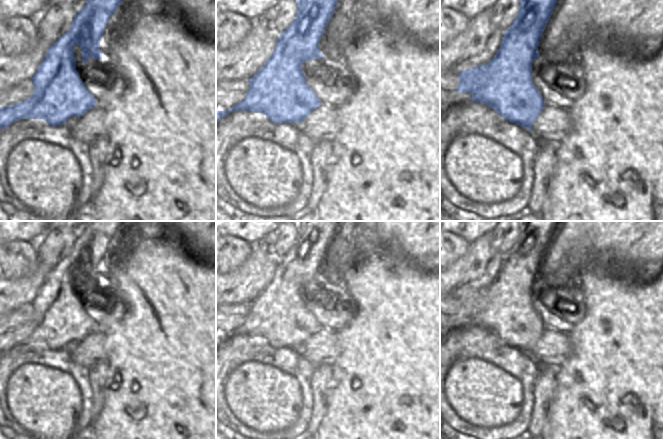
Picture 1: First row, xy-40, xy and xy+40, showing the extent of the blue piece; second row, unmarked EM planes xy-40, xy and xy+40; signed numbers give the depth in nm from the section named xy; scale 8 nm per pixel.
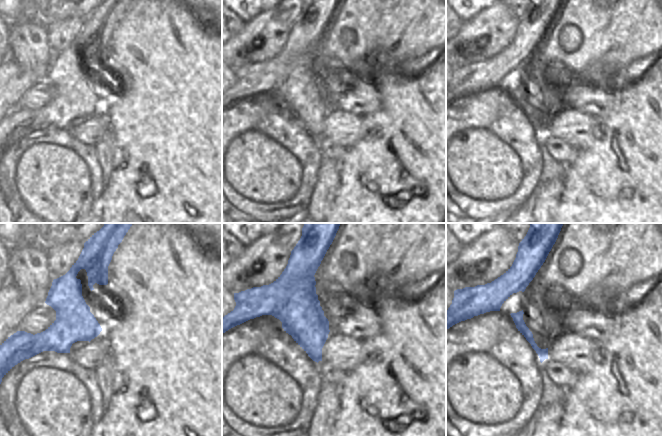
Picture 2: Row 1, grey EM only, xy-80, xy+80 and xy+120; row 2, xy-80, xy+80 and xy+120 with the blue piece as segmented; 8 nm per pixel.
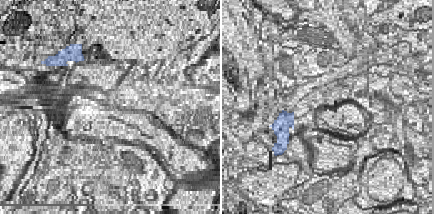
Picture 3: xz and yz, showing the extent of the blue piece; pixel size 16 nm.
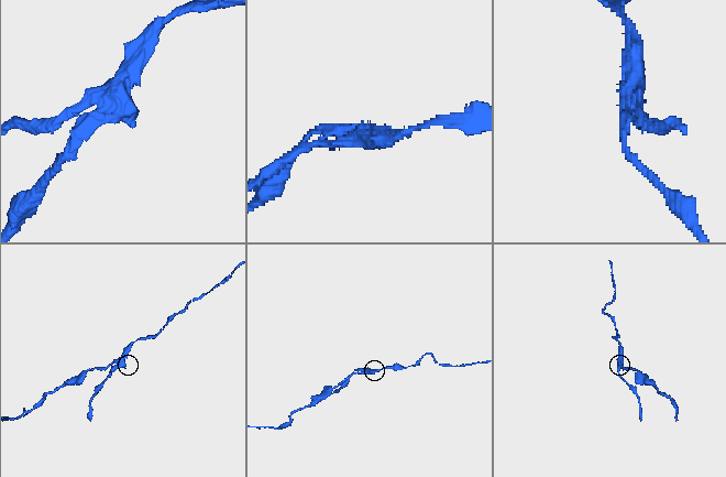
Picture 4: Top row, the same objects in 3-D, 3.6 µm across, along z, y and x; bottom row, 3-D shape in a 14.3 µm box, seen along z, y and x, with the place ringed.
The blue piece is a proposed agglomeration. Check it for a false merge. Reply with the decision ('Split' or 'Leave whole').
Split

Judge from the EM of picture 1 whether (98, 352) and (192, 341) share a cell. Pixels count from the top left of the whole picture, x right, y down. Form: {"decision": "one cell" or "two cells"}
{"decision": "two cells"}

